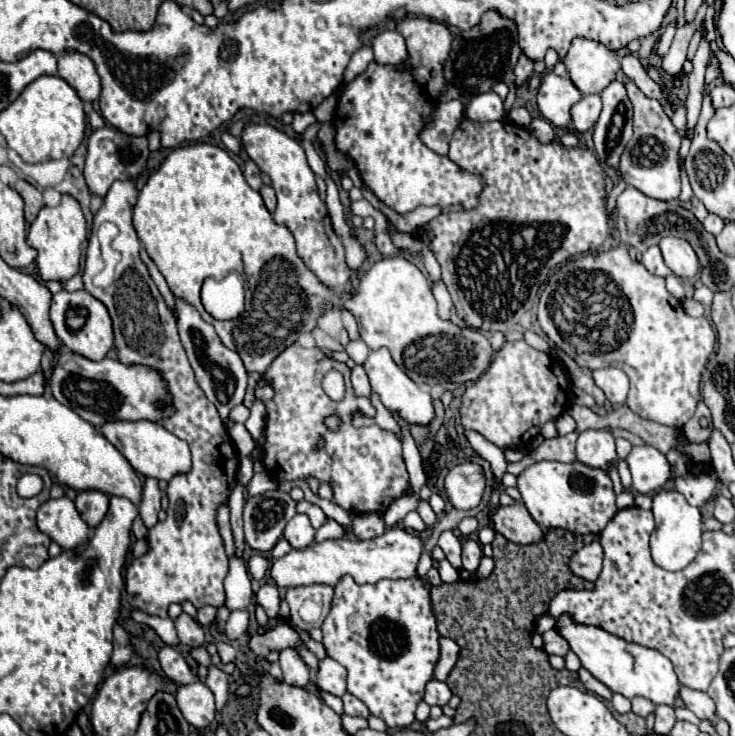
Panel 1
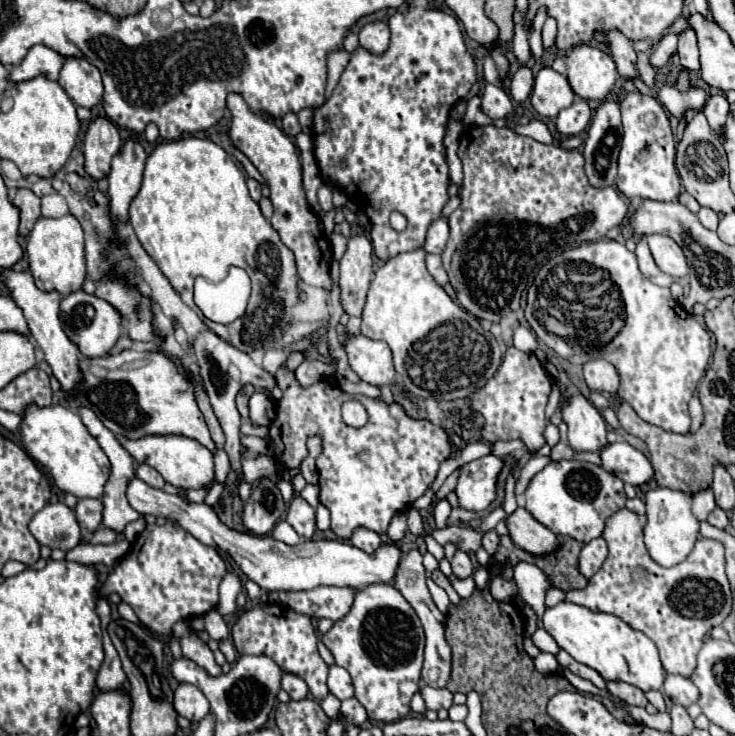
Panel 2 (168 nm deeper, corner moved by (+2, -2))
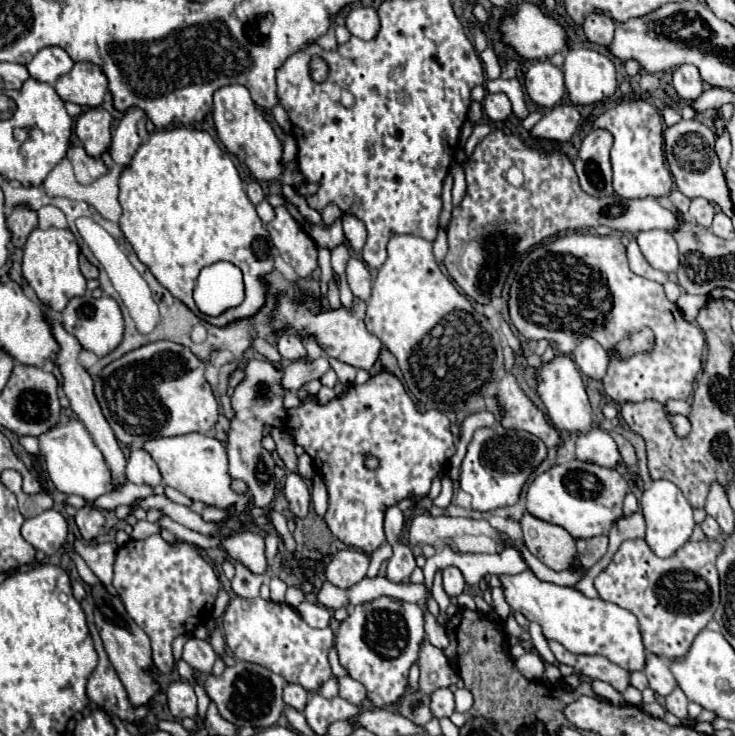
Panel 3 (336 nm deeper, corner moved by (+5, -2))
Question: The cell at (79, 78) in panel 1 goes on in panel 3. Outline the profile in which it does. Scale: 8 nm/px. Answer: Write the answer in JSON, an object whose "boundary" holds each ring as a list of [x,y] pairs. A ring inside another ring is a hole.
{"boundary":[[[75,63],[75,67],[55,83],[55,91],[63,101],[81,107],[99,107],[107,89],[107,77],[95,63]]]}

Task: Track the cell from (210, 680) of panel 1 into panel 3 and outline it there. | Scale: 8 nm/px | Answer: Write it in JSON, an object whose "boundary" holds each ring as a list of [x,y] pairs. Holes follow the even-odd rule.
{"boundary":[[[189,637],[189,641],[183,647],[183,661],[187,661],[199,673],[209,675],[215,659],[217,659],[217,655],[215,655],[213,647],[209,645],[209,641]]]}

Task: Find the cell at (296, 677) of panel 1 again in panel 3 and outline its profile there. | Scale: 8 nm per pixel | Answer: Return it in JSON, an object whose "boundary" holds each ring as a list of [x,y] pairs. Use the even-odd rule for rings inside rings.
{"boundary":[[[287,685],[285,691],[283,691],[285,705],[289,705],[289,707],[293,707],[297,711],[303,711],[305,709],[307,699],[309,699],[309,693],[301,685]]]}

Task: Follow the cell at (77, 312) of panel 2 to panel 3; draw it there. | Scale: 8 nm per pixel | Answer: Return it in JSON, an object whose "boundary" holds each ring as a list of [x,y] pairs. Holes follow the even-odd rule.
{"boundary":[[[87,293],[83,297],[71,299],[63,311],[63,325],[73,337],[77,337],[81,347],[93,351],[97,357],[105,357],[107,353],[111,353],[123,339],[123,317],[121,317],[119,305],[113,297],[93,299]]]}

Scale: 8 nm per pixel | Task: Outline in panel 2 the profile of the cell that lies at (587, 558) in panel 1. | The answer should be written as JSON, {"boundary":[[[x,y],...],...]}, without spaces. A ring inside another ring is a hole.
{"boundary":[[[602,537],[598,539],[592,539],[590,543],[586,543],[580,551],[580,557],[578,557],[578,563],[580,563],[580,573],[590,579],[604,563],[608,555],[608,547],[606,547],[606,541]]]}

